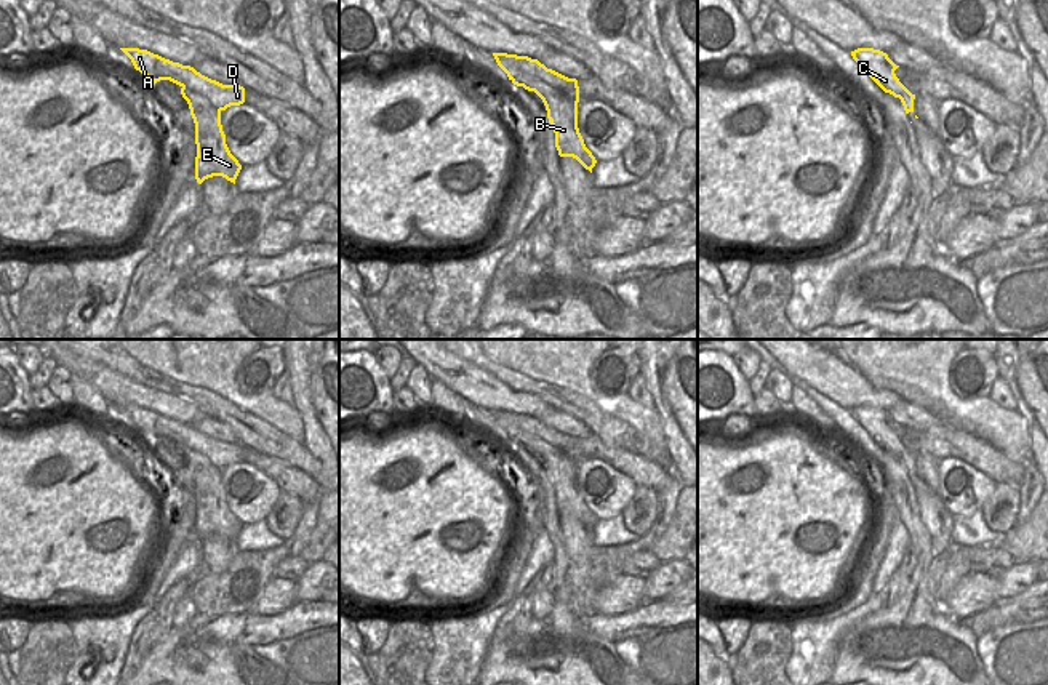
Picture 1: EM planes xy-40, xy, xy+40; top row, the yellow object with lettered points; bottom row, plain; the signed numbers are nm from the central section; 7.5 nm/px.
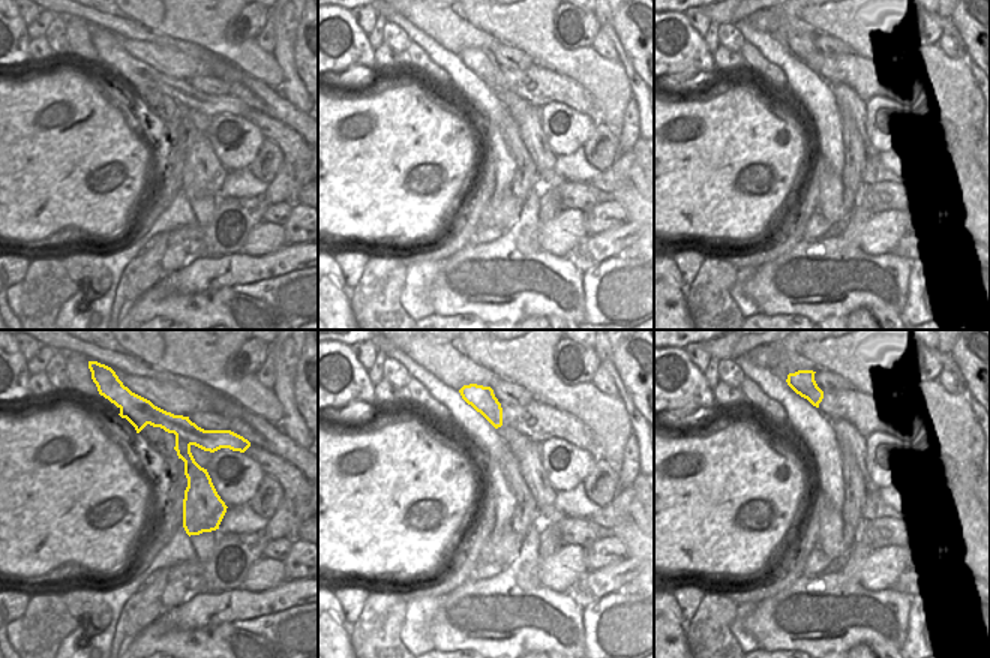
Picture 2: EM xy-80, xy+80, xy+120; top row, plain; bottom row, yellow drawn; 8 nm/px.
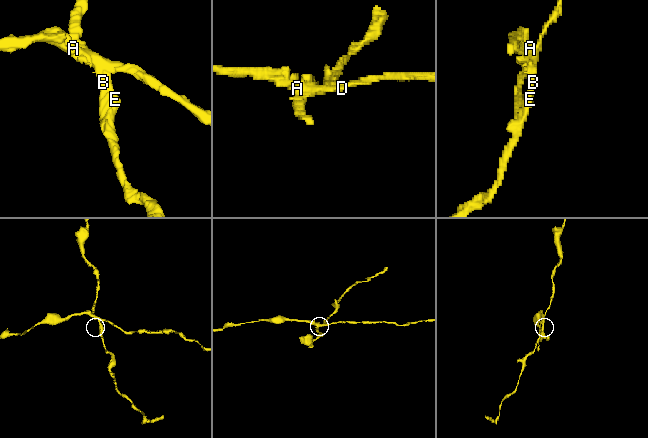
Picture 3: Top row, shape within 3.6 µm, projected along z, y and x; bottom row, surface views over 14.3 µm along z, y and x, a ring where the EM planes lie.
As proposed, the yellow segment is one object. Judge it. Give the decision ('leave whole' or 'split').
split

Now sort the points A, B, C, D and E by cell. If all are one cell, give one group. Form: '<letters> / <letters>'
A D / B C E

